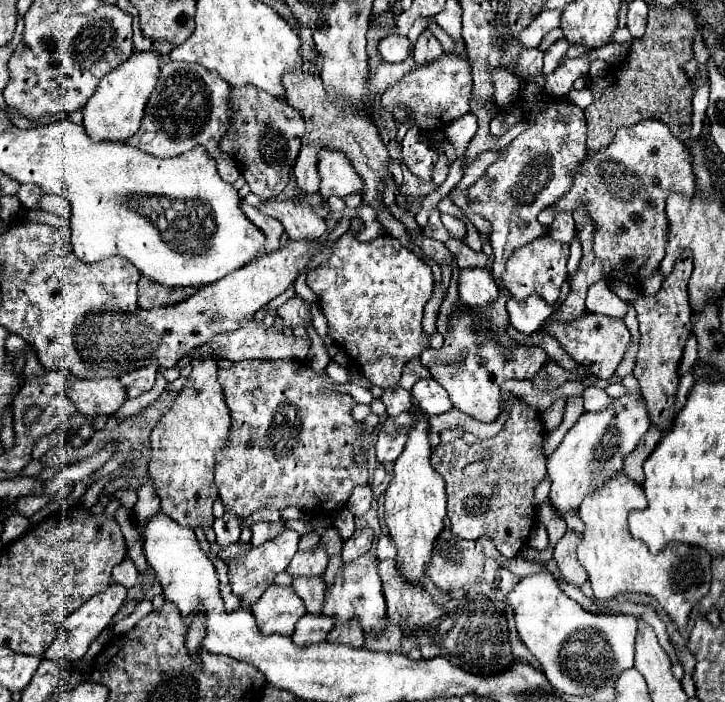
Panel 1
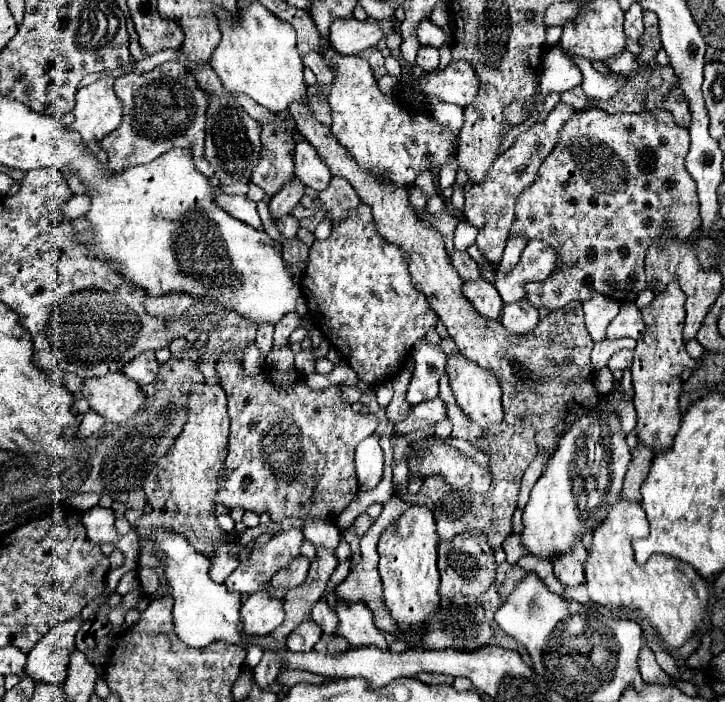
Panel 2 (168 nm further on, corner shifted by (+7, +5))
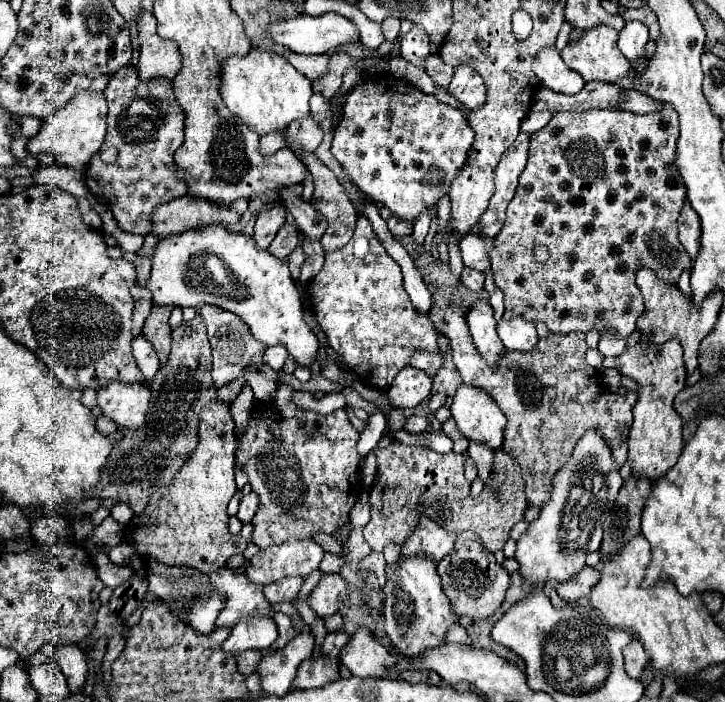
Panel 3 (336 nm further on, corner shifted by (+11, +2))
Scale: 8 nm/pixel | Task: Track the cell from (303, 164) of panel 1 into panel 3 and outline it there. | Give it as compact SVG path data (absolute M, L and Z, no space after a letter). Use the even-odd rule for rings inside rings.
M276 203L272 209L260 213L256 217L256 225L254 225L254 243L260 249L268 249L268 245L272 243L272 239L276 237L278 229L284 225L284 207L280 203Z

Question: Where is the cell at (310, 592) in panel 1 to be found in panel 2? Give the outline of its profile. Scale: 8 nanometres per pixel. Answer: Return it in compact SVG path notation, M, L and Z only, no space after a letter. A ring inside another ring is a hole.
M320 598L320 600L312 606L310 616L312 616L314 622L318 622L318 624L322 626L322 630L324 630L326 634L332 634L332 632L336 630L336 622L338 622L338 620L336 620L336 614L334 614L334 610L326 604L324 598Z

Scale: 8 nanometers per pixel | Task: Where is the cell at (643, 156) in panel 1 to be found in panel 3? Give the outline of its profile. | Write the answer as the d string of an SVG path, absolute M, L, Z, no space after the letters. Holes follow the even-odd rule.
M664 105L664 111L648 113L648 115L636 115L628 111L584 111L584 113L556 113L548 125L540 131L536 131L530 139L530 153L528 153L528 165L520 175L520 183L516 189L514 199L508 205L508 217L500 233L496 235L496 245L492 249L492 269L494 269L494 281L504 291L504 305L506 305L506 319L510 317L524 317L530 323L542 321L552 333L588 333L592 327L604 335L608 329L616 329L616 335L630 337L636 329L636 319L644 311L642 293L636 285L636 273L642 267L652 269L660 279L664 279L670 285L676 285L682 271L692 267L692 261L688 259L688 253L684 247L680 247L678 241L678 215L686 199L684 181L680 179L680 171L676 171L676 139L678 139L680 127L678 127L678 115L672 105ZM538 245L544 245L550 253L548 263L536 263L534 249Z

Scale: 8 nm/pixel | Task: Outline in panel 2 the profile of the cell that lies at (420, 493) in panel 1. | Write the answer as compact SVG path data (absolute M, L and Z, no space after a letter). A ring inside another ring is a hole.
M408 502L406 506L408 508L404 510L404 514L398 516L396 522L392 522L384 530L384 536L380 536L378 572L384 584L386 606L392 618L400 624L406 636L412 636L424 626L424 622L430 618L430 614L436 610L440 602L440 594L438 594L440 576L436 568L438 534L436 534L434 514L424 504Z

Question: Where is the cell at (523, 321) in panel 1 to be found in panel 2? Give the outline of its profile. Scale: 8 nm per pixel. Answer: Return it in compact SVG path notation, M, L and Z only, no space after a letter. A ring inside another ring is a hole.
M518 300L518 302L512 302L512 304L504 304L500 322L516 334L532 332L534 326L538 324L538 310L532 308L532 304L528 304L528 300Z

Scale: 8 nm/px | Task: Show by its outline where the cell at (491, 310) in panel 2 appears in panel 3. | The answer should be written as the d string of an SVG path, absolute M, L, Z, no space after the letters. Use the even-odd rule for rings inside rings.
M480 299L474 303L474 307L468 311L468 327L470 335L474 339L474 345L484 361L488 361L490 367L496 367L500 363L500 357L504 355L504 345L498 339L496 333L496 321L494 311L486 299Z

